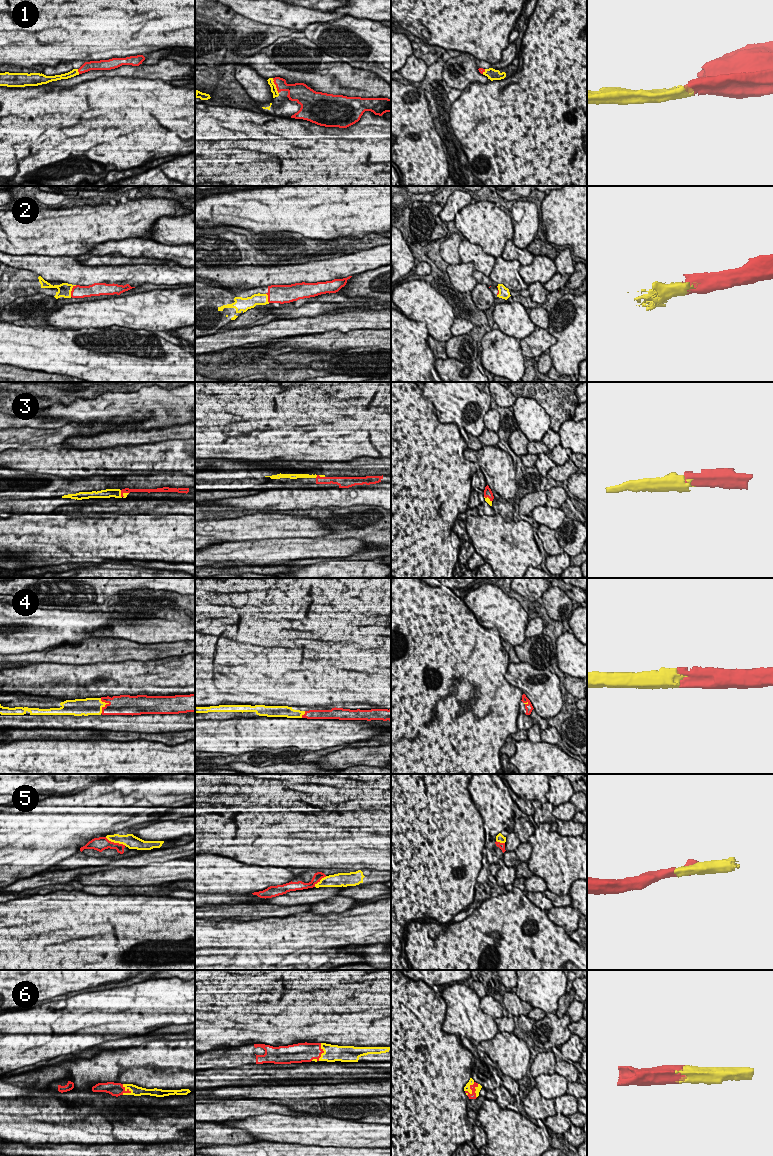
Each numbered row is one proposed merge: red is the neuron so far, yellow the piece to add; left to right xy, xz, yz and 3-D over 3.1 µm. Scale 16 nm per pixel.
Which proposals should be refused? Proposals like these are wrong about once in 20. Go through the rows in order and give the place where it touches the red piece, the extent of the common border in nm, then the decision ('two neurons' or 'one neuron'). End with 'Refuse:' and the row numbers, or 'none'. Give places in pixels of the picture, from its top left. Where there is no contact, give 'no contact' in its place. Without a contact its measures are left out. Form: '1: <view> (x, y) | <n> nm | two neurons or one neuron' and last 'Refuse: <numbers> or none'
1: xz (276, 86) | 280 nm | one neuron
2: xy (72, 290) | 220 nm | one neuron
3: xy (124, 492) | 160 nm | one neuron
4: xy (105, 705) | 260 nm | one neuron
5: xy (115, 843) | 360 nm | two neurons
6: xz (321, 1053) | 340 nm | one neuron
Refuse: 5

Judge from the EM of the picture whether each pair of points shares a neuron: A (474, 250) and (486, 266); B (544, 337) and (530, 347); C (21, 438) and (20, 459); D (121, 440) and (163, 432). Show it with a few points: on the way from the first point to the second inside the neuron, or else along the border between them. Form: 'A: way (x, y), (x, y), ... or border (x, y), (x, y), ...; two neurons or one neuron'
A: way (475, 254), (482, 262); one neuron
B: way (541, 340), (533, 346); one neuron
C: border (39, 446), (20, 446), (10, 449); two neurons
D: way (131, 437), (153, 435); one neuron

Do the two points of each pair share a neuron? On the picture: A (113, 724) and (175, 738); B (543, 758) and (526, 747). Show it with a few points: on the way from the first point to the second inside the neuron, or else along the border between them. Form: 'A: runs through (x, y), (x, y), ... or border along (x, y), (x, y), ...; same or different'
A: border along (128, 730), (136, 732), (174, 732); different
B: runs through (539, 758), (530, 751); same

